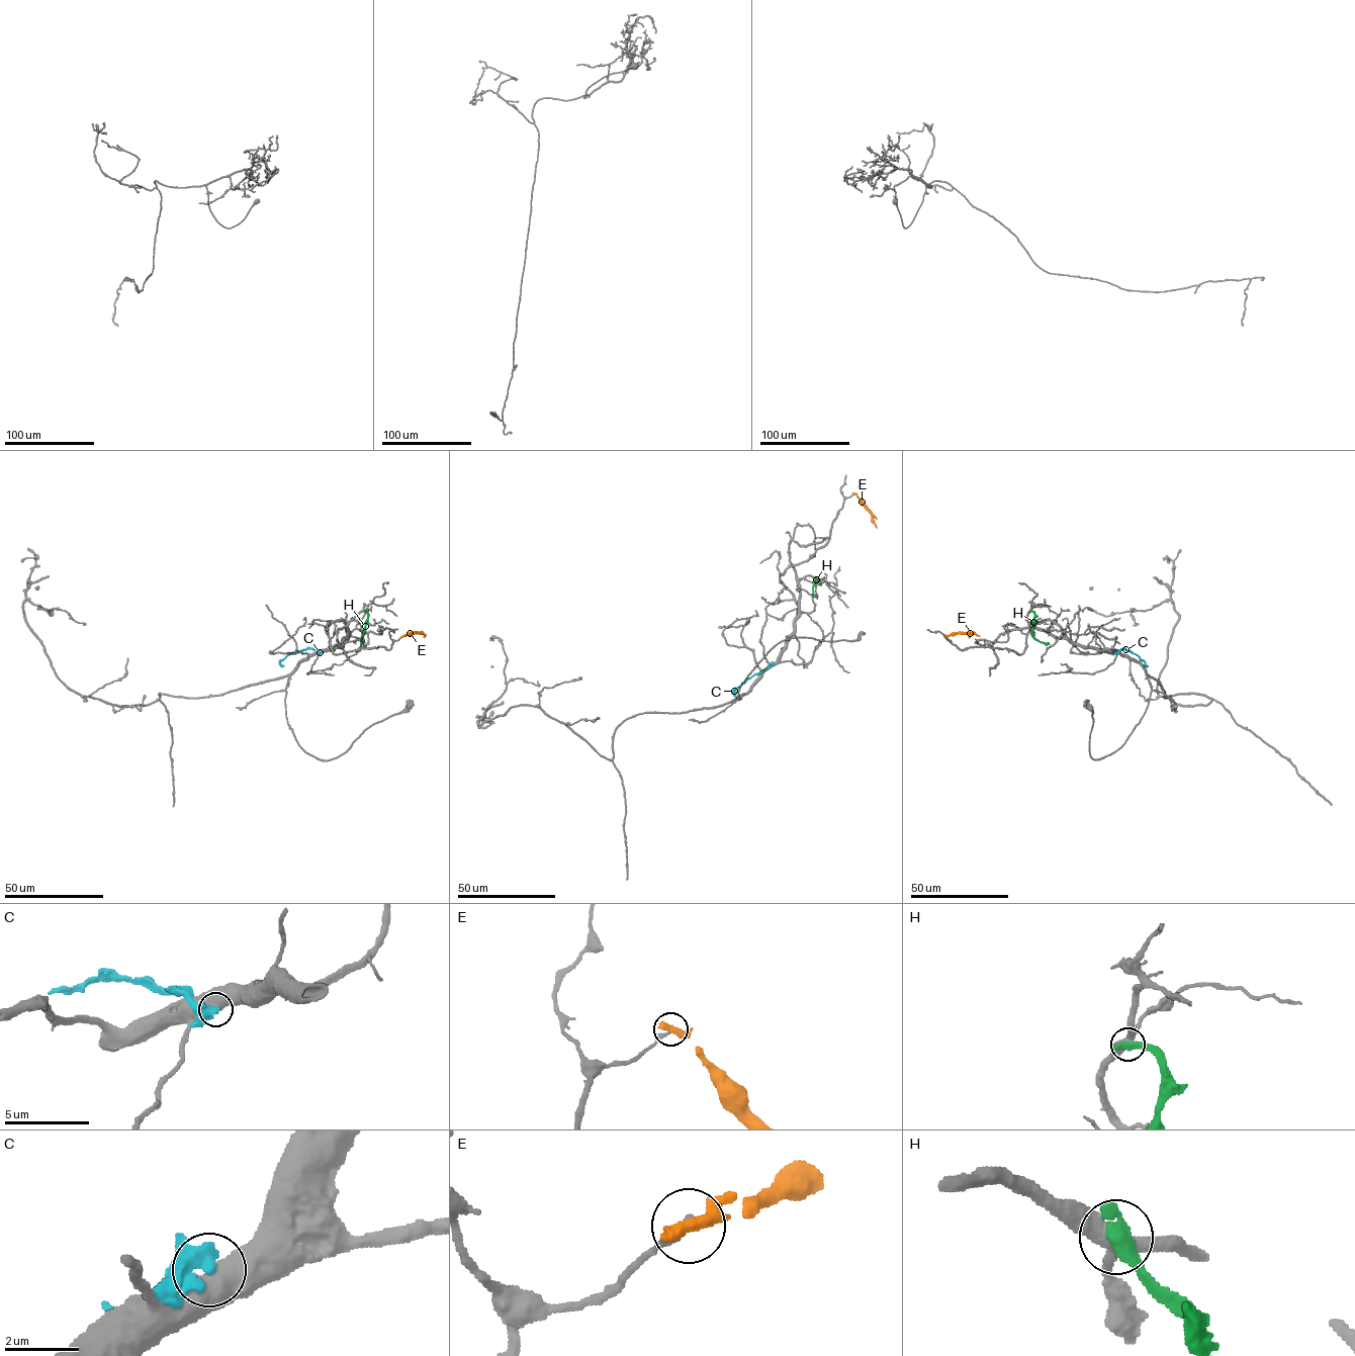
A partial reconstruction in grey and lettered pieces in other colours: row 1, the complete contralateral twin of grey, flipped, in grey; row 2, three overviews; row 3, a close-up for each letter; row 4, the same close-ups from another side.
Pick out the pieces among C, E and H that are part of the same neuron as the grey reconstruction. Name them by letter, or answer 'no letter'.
no letter

